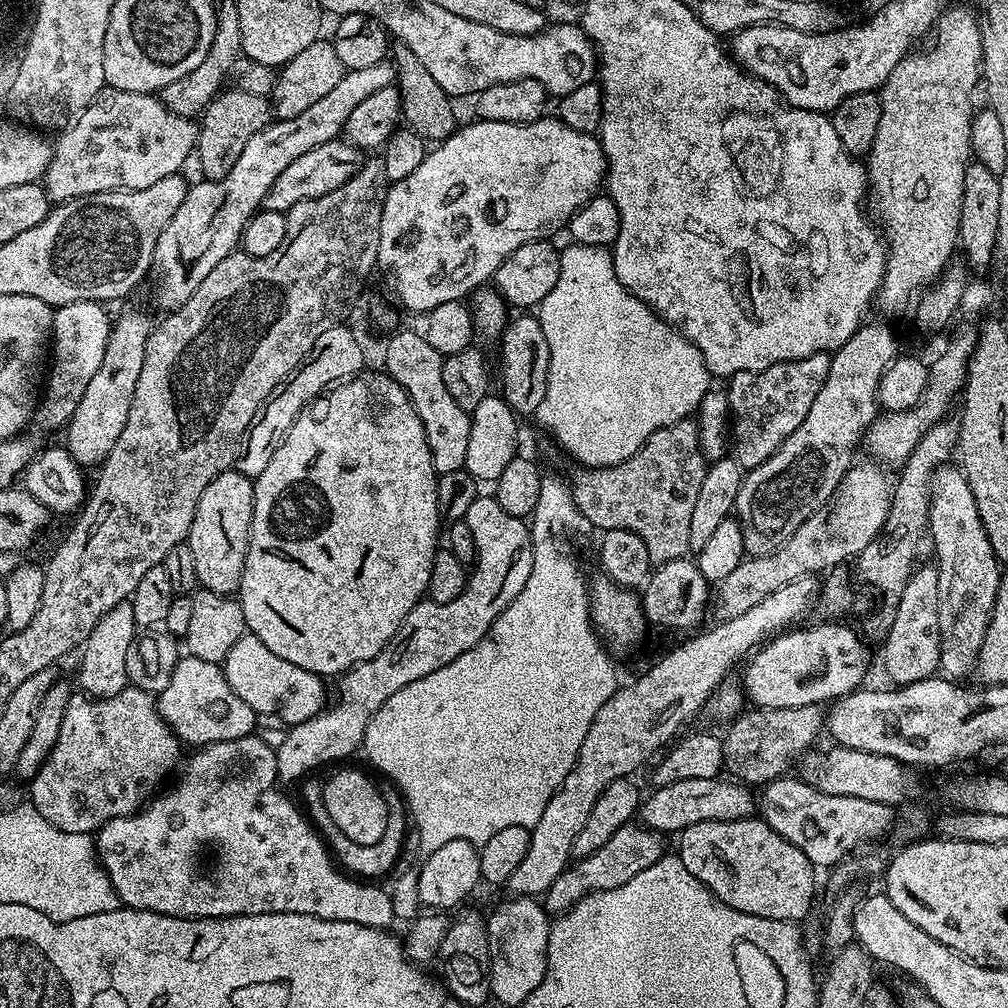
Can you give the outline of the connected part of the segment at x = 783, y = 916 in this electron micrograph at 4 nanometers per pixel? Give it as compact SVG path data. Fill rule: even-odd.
M762 818L707 820L679 833L682 866L726 906L758 918L800 922L816 896L817 869Z

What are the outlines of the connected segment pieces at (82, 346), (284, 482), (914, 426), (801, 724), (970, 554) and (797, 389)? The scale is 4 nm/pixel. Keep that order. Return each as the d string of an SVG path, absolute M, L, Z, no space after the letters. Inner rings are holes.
M83 300L82 302L70 302L61 304L52 314L52 334L50 340L50 360L52 356L52 369L47 369L46 379L42 384L42 395L39 397L34 413L35 423L40 423L44 428L63 429L68 419L74 414L78 402L82 402L82 394L90 378L102 366L102 354L106 354L106 342L110 331L110 316L104 313L105 305L95 300Z
M383 370L368 371L361 371L317 396L310 405L312 416L301 414L296 419L284 437L284 443L276 447L274 458L270 458L266 470L255 477L252 485L252 529L248 531L246 562L238 589L245 629L258 637L262 646L274 650L278 658L286 658L286 662L294 662L294 666L302 666L302 670L310 670L321 678L336 678L349 672L354 665L374 658L374 654L378 654L388 645L390 638L394 638L406 614L410 614L410 610L425 599L438 551L436 539L442 536L442 517L436 489L438 473L430 458L430 446L426 442L422 420L418 418L406 390L402 390L392 376Z
M975 327L964 328L961 332L954 333L952 341L941 350L940 357L928 364L926 390L922 394L919 404L915 404L913 408L905 412L884 412L877 415L869 425L862 440L864 444L868 443L870 447L876 448L877 457L875 456L875 459L877 461L883 462L885 465L903 466L910 458L914 446L918 446L918 442L926 434L926 430L941 423L945 417L943 415L952 404L952 399L955 396L957 399L964 391L964 379L968 377L968 363L972 352L976 349L977 335Z
M819 704L797 708L753 707L752 712L748 711L741 711L727 725L728 733L723 733L722 739L724 772L731 779L749 786L763 786L769 780L779 780L800 755L803 757L809 751L807 748L826 728L826 712Z
M947 463L933 473L931 498L928 532L936 547L934 563L938 570L940 672L947 679L960 682L976 667L982 638L994 610L1002 564L990 546L978 506L974 506L974 494L970 494L970 486L959 467Z
M815 352L806 358L766 366L766 370L761 372L739 372L731 376L726 384L728 411L731 416L730 436L734 441L730 452L740 463L741 469L762 466L762 462L766 462L766 458L770 458L770 454L774 454L774 450L778 450L778 446L782 446L782 442L786 442L786 438L790 438L790 434L798 430L798 426L802 426L802 418L806 418L806 413L814 403L818 390L822 390L822 382L826 382L831 361L829 353Z

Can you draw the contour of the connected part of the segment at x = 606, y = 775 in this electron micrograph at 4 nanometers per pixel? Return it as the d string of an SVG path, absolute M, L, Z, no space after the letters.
M815 575L803 576L794 582L786 582L786 586L778 586L774 594L766 594L762 602L750 606L750 610L743 614L725 619L720 622L724 624L716 624L705 632L692 634L697 636L670 649L633 684L617 687L602 710L594 714L594 722L590 722L590 730L586 730L586 738L582 738L582 750L570 774L557 784L556 791L547 797L542 814L535 817L530 828L530 850L526 858L522 858L518 870L510 874L506 885L512 896L543 897L554 878L558 878L573 859L572 843L578 838L582 826L586 826L586 818L590 818L598 794L602 794L610 782L631 777L631 772L638 771L652 755L655 757L673 741L681 731L679 728L712 698L735 660L744 655L747 657L764 641L795 625L792 624L795 620L802 619L817 599L816 580Z

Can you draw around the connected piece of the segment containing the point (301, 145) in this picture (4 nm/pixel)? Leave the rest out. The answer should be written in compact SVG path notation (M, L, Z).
M392 62L365 66L363 70L347 70L342 82L338 82L330 94L314 102L314 106L308 107L303 114L298 114L298 118L276 120L254 134L222 179L193 183L182 205L158 236L152 255L152 276L160 280L156 300L164 310L183 306L190 294L198 290L202 278L206 278L222 258L237 249L246 222L261 209L270 186L274 186L274 178L278 178L294 158L306 154L306 150L314 150L314 146L337 139L358 102L370 98L370 94L378 90L393 87L395 83L396 66Z

